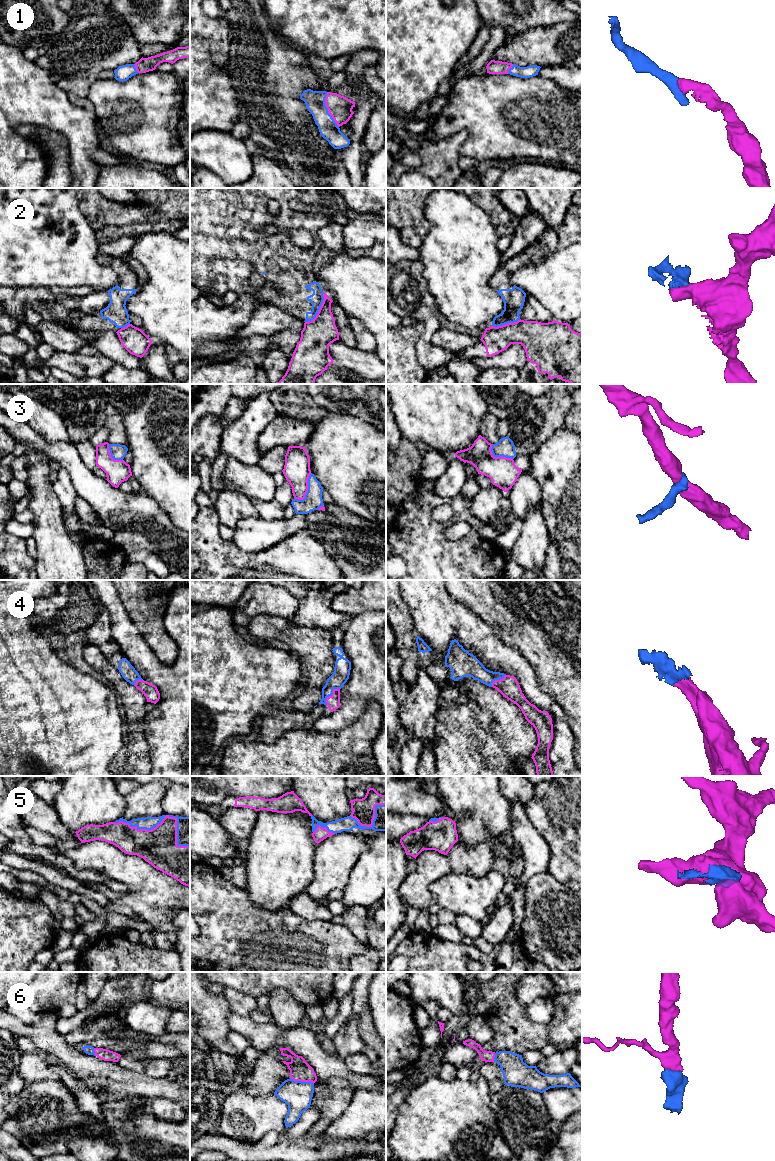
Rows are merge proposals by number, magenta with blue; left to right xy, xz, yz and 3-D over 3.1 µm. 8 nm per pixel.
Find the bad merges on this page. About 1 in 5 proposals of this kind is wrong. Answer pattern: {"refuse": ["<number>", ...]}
{"refuse": ["2", "3"]}

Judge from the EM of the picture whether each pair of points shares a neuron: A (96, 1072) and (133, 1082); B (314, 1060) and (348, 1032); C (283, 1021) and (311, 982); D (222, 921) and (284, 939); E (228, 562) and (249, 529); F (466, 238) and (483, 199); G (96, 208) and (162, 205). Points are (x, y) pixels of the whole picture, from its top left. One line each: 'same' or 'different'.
A: same
B: different
C: different
D: same
E: different
F: different
G: same

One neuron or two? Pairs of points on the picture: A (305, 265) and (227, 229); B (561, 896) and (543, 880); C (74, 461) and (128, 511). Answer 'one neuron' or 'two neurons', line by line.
A: one neuron
B: one neuron
C: one neuron

